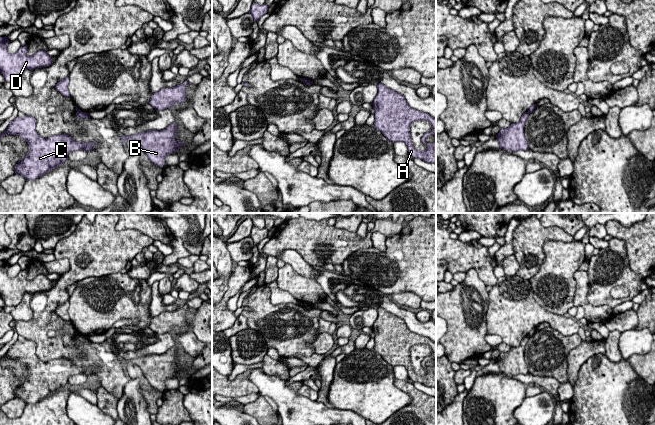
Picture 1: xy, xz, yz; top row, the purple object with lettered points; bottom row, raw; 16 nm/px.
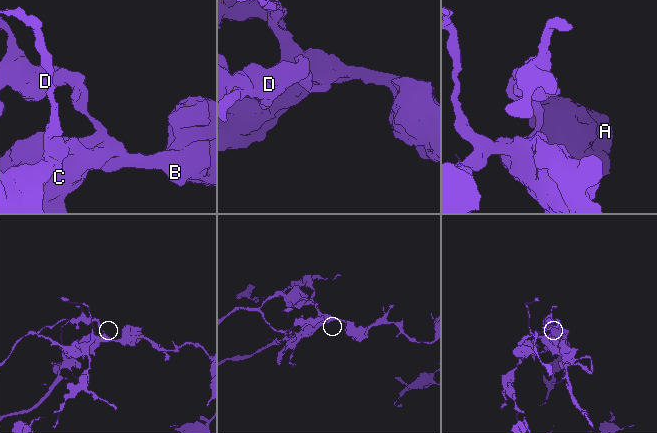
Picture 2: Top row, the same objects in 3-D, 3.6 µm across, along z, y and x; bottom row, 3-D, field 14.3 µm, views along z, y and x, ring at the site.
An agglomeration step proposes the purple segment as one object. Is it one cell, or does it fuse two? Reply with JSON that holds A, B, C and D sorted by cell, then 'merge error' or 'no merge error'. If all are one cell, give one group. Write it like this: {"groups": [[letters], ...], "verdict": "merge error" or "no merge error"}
{"groups": [["A", "B", "C"], ["D"]], "verdict": "merge error"}

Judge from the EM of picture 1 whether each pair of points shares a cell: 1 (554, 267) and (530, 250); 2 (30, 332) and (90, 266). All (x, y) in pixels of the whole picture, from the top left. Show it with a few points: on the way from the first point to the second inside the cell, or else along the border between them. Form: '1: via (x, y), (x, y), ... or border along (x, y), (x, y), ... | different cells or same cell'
1: border along (557, 240), (544, 243), (544, 260), (530, 279) | different cells
2: via (44, 314), (44, 306), (72, 276) | same cell

